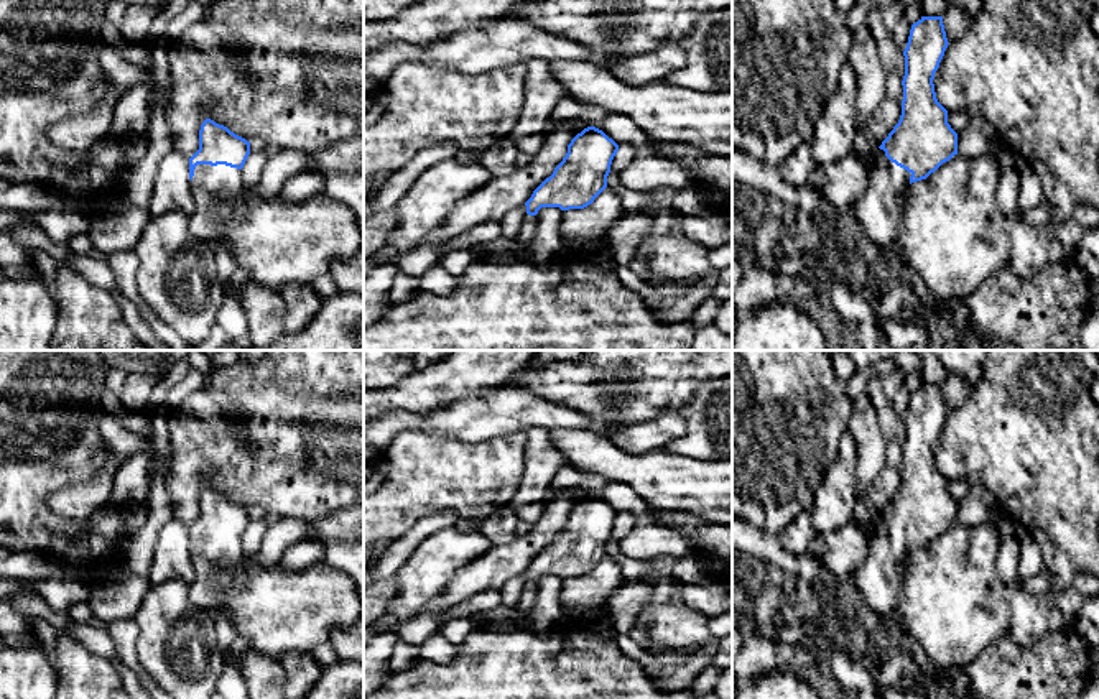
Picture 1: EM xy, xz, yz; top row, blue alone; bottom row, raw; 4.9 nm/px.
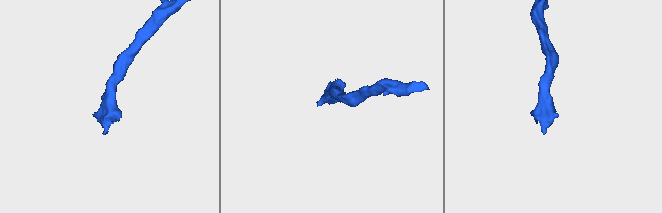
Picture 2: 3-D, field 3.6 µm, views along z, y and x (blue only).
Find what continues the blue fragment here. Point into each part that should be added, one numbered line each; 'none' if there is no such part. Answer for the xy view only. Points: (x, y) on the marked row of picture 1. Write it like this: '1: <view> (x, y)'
1: xy (213, 188)

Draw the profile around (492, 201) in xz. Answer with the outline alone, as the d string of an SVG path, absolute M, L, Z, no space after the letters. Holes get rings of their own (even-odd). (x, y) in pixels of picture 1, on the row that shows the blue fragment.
M577 118L556 120L554 130L545 135L541 150L528 166L517 168L502 178L492 178L472 196L464 197L421 243L446 243L479 224L500 222L507 212L523 206L533 191L553 174L566 156L571 140L587 127Z

